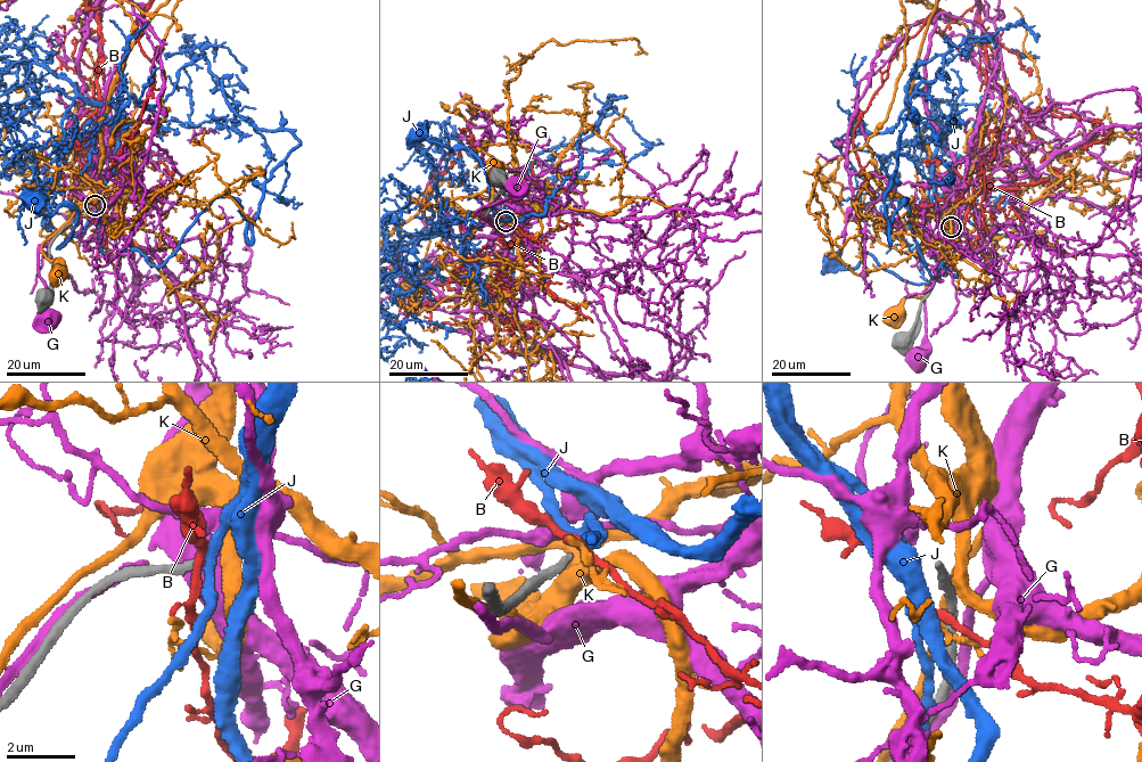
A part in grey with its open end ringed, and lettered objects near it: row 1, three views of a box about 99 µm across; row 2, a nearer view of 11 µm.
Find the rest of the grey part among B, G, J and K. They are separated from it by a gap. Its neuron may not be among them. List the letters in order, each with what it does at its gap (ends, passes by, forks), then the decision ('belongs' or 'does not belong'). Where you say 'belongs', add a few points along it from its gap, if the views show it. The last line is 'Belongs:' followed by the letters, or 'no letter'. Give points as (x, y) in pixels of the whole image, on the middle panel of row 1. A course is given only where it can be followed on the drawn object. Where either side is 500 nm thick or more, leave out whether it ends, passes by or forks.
B: it passes by; does not belong
G: it passes by; does not belong
J: it passes by; does not belong
K: it passes by; does not belong
Belongs: no letter

